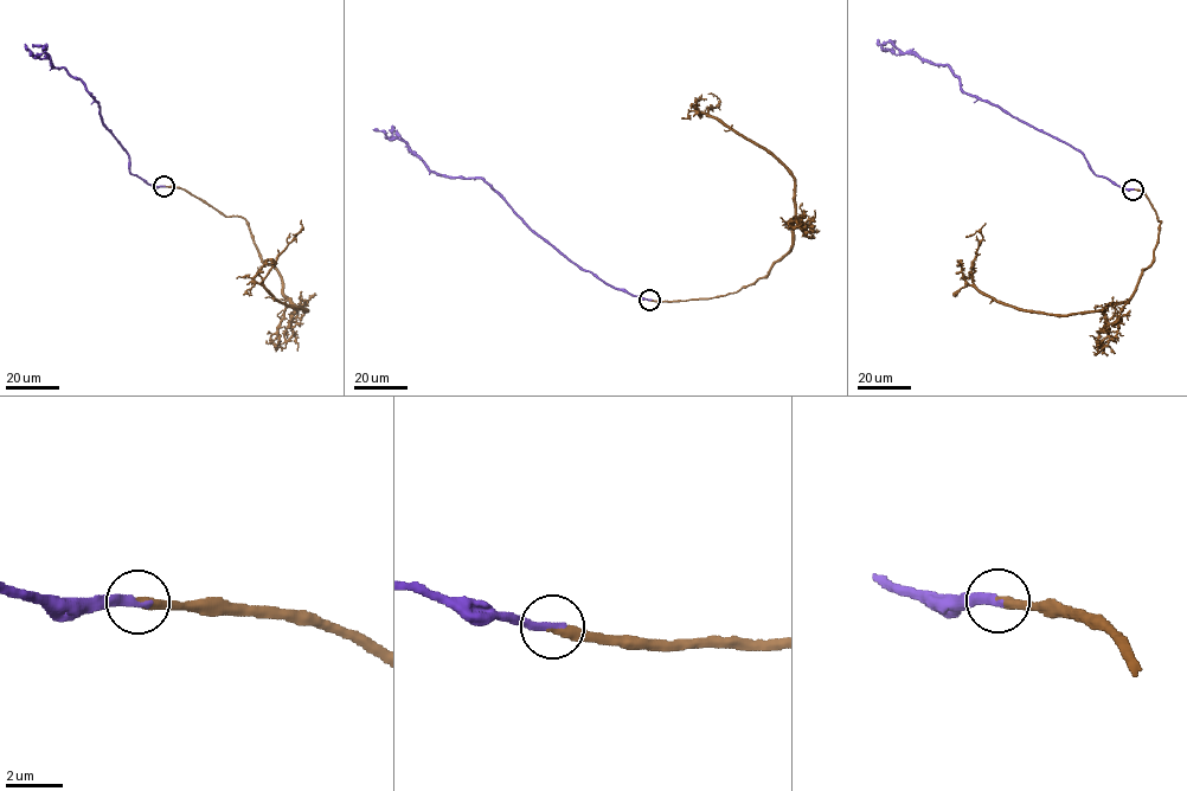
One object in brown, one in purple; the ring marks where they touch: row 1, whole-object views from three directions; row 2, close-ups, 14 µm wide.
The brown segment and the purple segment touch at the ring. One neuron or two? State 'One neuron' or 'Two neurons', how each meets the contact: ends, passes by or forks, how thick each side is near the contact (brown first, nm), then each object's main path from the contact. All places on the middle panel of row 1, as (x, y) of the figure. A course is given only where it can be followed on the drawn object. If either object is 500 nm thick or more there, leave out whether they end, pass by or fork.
One neuron. At the ring brown ends. At the ring purple ends. Thickness 360 nm (brown) against 320 nm. Course of brown: (649, 300), (737, 291), (765, 277), (790, 250), (794, 177), (706, 113), (719, 102), (709, 94). Course of purple: (649, 300), (604, 283), (571, 262), (481, 179), (436, 174), (400, 139), (373, 129)

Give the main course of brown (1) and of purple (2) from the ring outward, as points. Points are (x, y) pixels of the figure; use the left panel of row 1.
1: (164, 186), (246, 220), (283, 294), (308, 310), (275, 300), (263, 283), (303, 229), (293, 235)
2: (164, 186), (130, 174), (128, 156), (85, 87), (24, 44)

